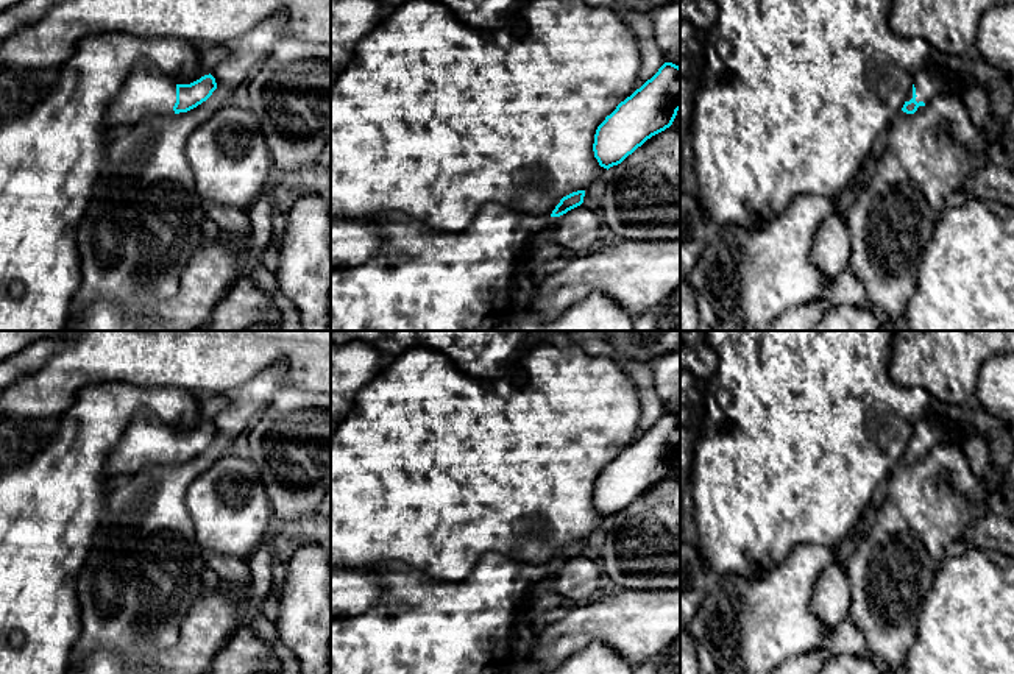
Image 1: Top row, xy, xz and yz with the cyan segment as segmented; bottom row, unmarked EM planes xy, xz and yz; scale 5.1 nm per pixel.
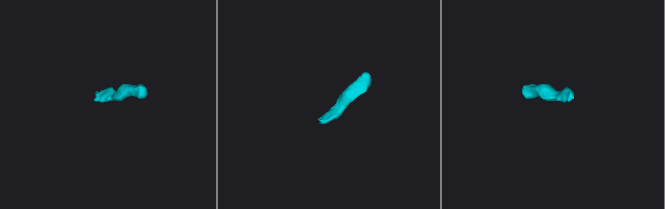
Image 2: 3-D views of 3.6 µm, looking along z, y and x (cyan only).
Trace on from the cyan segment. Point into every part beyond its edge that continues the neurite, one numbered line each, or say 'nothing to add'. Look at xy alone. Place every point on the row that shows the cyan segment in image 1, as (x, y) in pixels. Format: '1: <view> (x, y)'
1: xy (147, 89)

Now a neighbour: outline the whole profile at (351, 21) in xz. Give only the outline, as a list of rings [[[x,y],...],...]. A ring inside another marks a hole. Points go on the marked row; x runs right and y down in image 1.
[[[331,0],[331,89],[356,55],[357,44],[381,22],[378,0]]]

